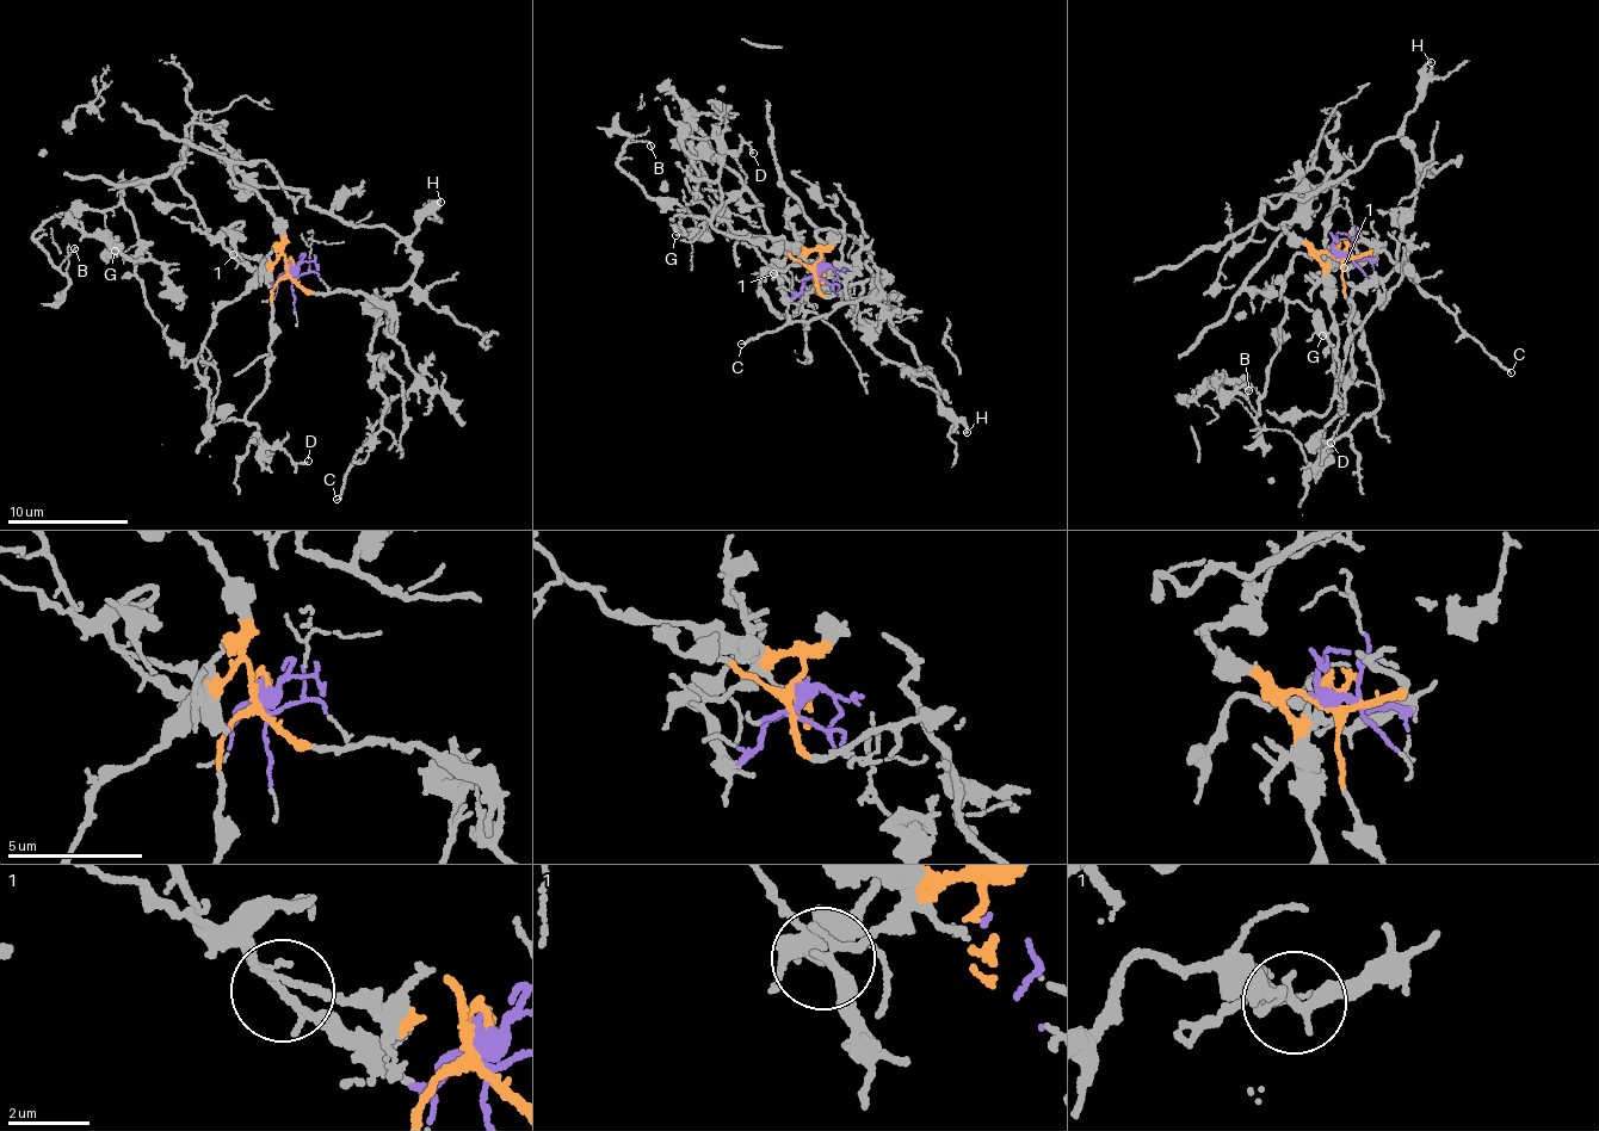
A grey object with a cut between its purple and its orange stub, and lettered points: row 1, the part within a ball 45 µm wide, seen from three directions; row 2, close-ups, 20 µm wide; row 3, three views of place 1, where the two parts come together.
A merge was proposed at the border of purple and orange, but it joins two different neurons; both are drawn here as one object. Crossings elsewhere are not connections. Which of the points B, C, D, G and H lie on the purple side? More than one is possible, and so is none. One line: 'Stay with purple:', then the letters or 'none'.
Stay with purple: B, G

